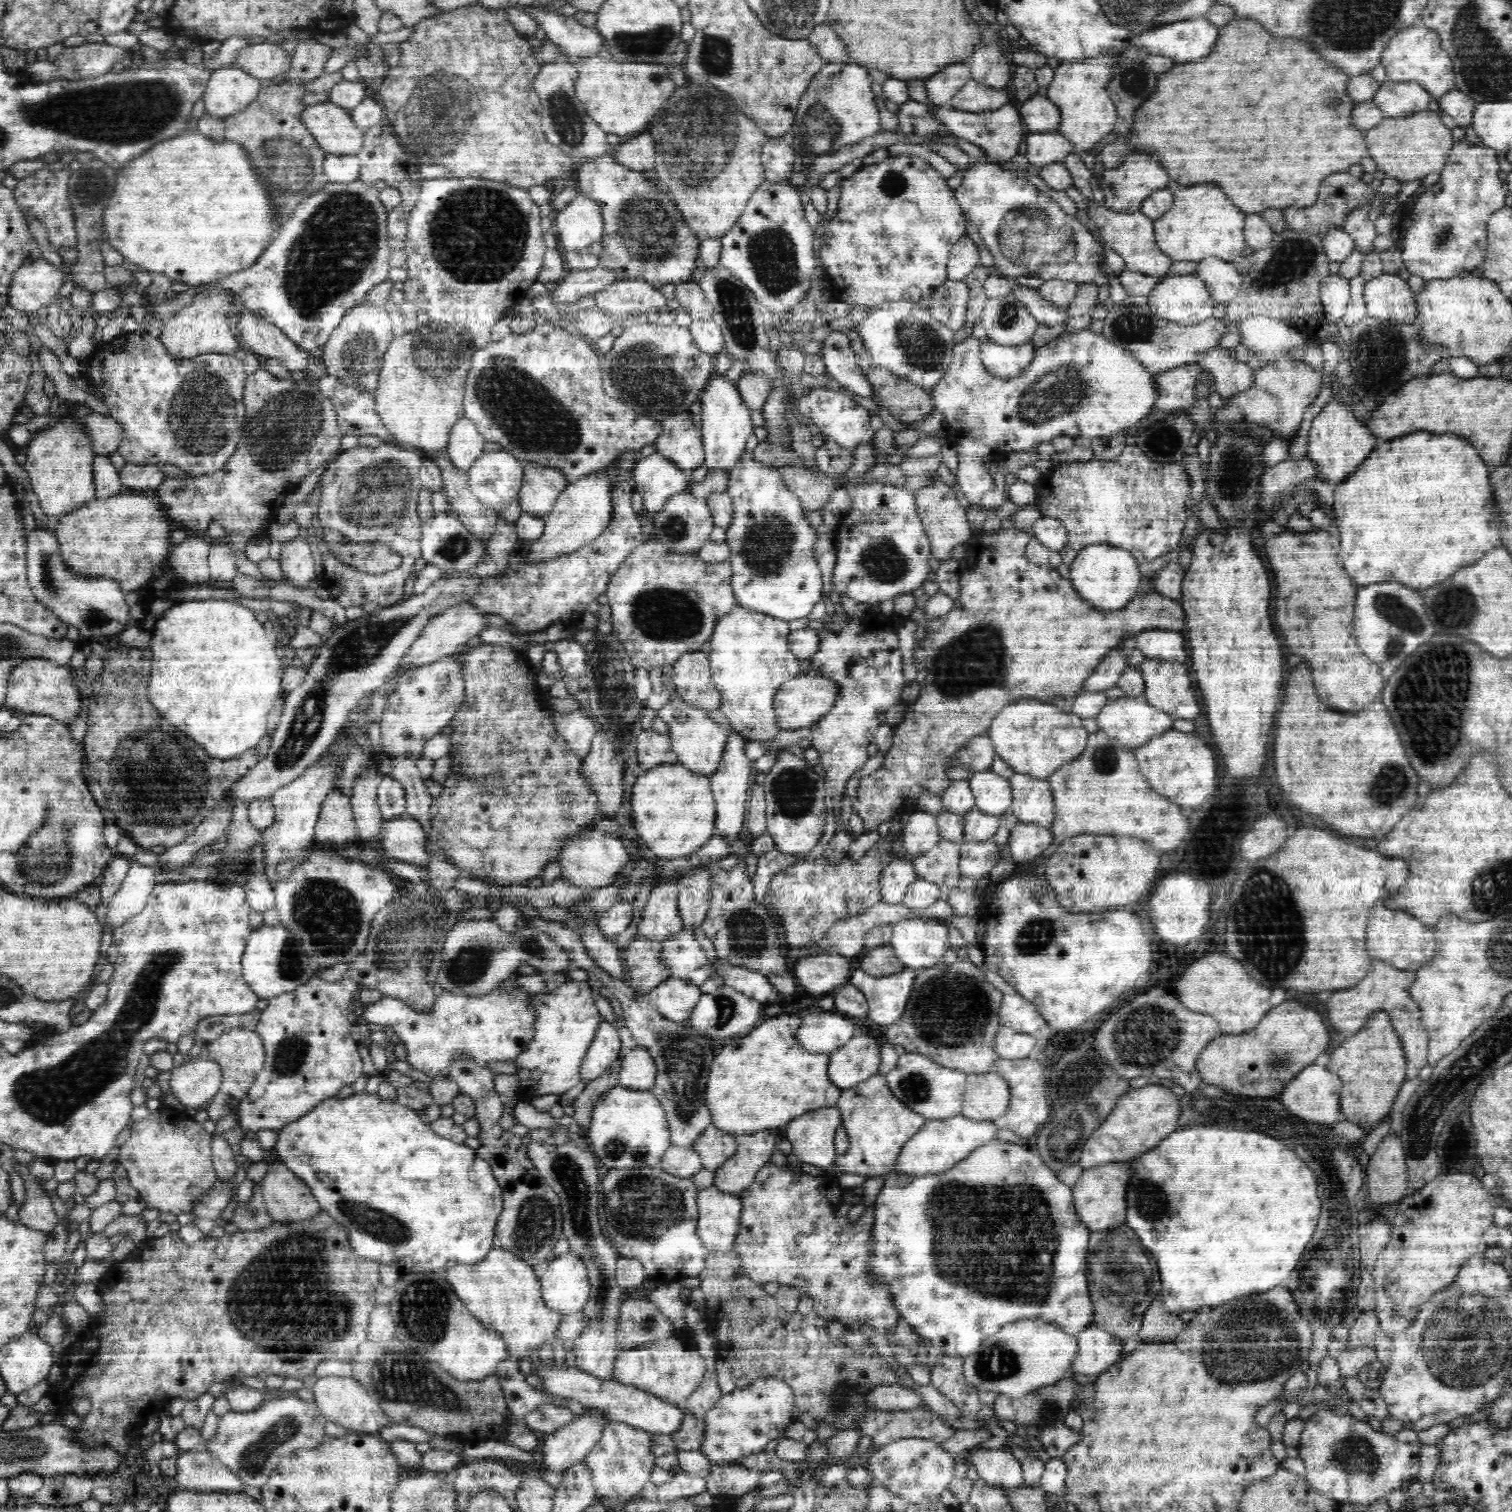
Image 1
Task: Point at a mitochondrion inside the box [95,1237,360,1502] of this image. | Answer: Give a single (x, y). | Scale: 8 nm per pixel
(254, 1456)

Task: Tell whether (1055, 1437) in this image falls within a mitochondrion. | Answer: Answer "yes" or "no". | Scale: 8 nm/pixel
yes

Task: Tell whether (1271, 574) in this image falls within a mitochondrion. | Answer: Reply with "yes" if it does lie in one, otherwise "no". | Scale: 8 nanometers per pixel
no

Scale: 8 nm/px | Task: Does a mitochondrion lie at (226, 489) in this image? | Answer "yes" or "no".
no

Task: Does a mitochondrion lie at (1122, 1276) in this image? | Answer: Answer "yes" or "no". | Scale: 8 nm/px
yes

